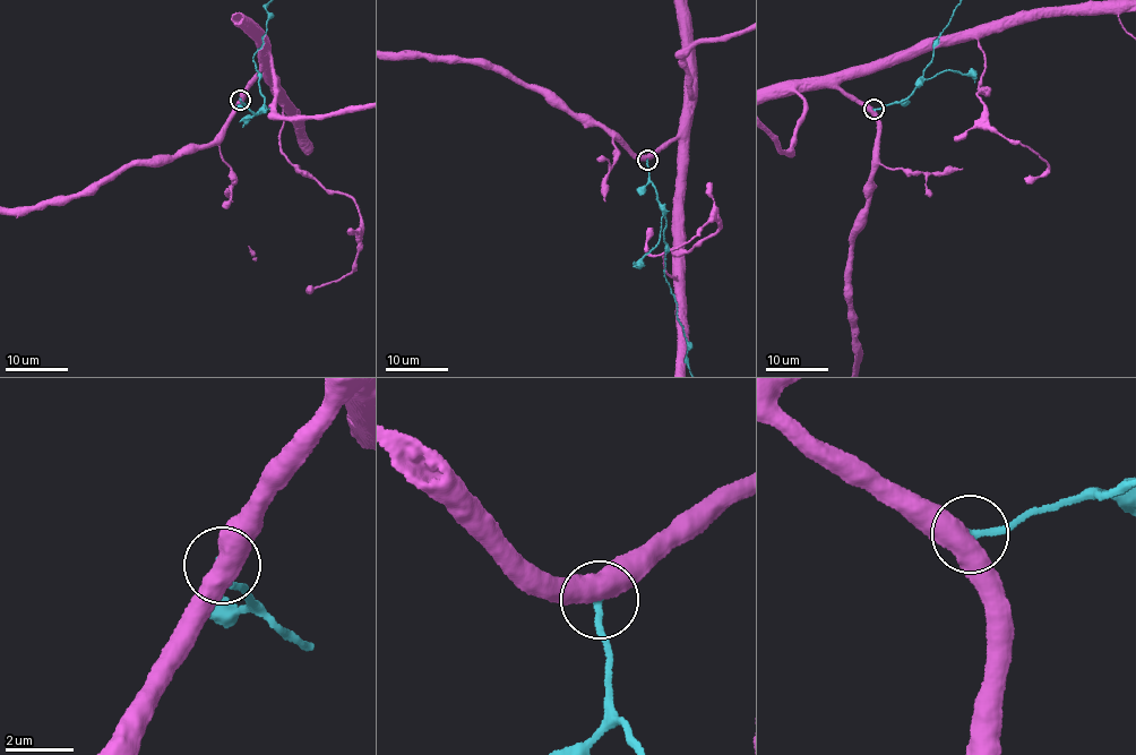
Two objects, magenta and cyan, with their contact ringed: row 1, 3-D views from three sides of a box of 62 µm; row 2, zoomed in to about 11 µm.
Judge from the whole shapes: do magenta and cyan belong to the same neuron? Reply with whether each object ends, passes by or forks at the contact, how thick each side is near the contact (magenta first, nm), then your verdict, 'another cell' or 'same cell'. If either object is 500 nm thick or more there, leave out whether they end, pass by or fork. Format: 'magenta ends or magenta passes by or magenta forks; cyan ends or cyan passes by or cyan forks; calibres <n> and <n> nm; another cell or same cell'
calibres 550 and 240 nm; another cell

